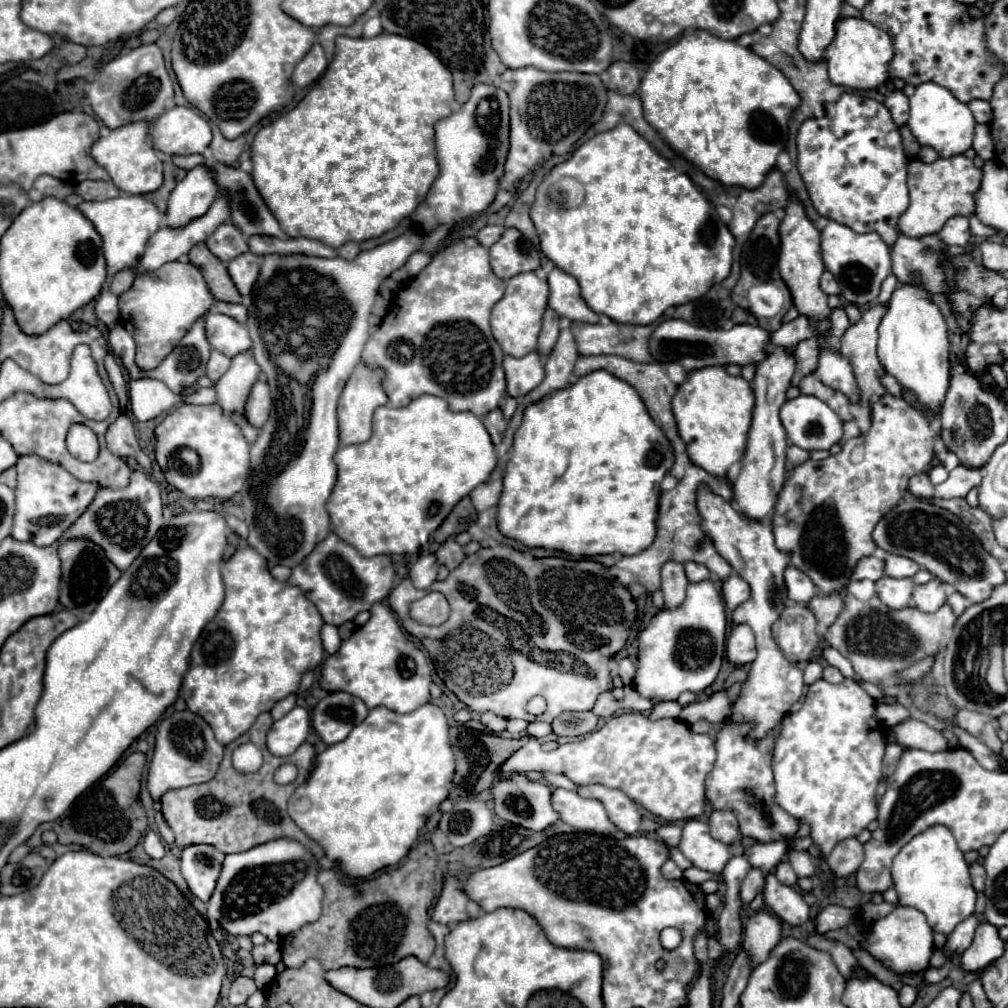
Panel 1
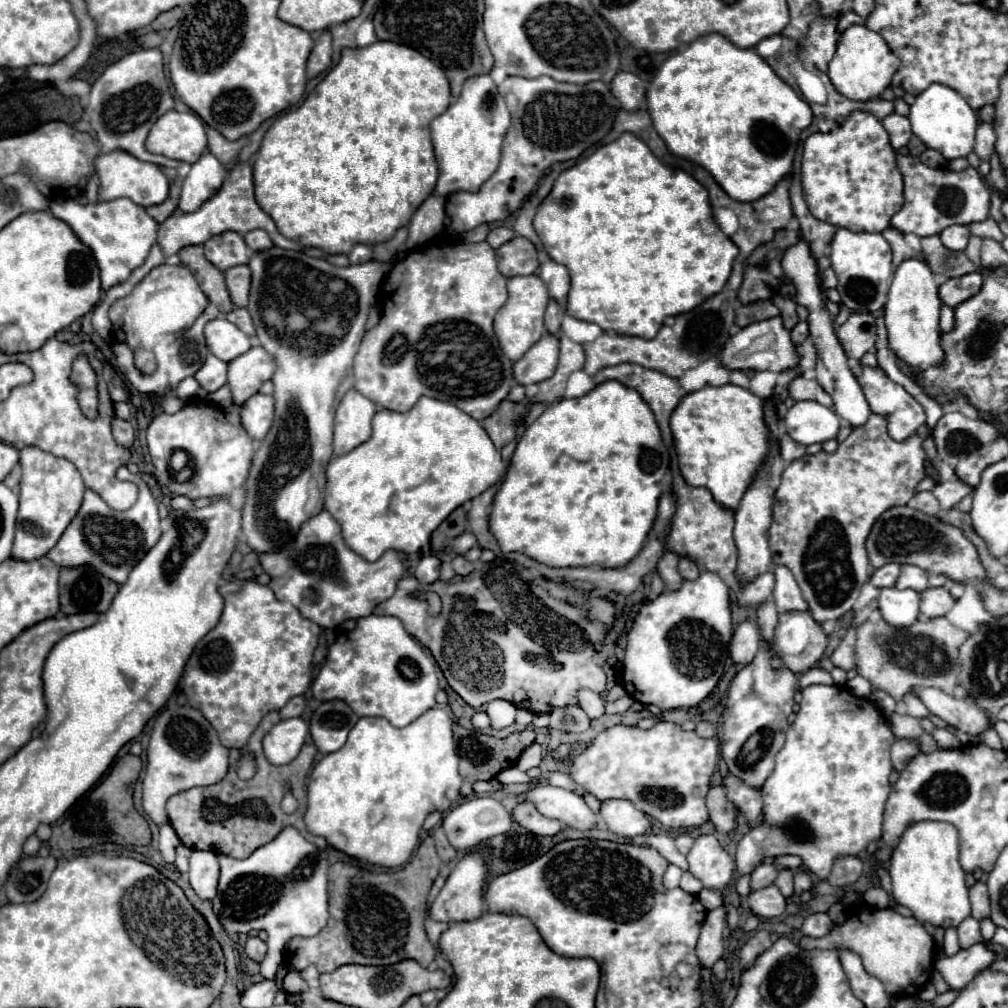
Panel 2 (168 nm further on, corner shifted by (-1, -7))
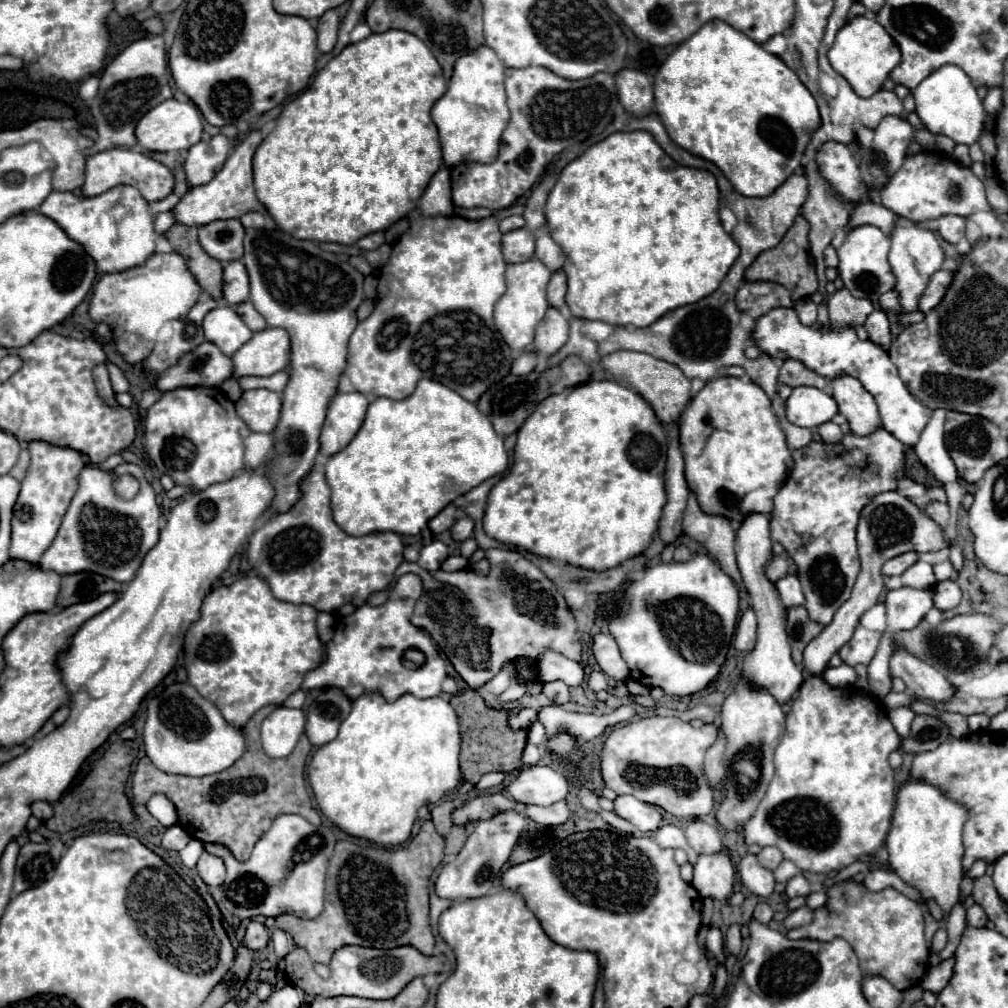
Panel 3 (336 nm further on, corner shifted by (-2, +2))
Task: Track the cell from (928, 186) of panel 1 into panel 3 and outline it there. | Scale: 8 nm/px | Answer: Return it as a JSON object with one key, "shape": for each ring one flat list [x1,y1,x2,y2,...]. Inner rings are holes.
{"shape":[[927,153,907,155,901,169,891,175,889,183,879,193,881,205,891,209,897,217,913,223,939,219,943,215,969,217,975,211,989,211,985,187,969,167,961,167,951,159,937,159]]}

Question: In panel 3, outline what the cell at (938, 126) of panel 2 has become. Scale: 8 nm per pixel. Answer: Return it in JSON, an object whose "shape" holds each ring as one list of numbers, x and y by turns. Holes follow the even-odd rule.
{"shape":[[943,65,941,69,933,71,927,79,923,79,917,89,913,91,915,97,915,113,919,115,921,123,935,135,947,135,955,143,971,145,979,139,983,129,983,103,977,97,971,79,955,65]]}

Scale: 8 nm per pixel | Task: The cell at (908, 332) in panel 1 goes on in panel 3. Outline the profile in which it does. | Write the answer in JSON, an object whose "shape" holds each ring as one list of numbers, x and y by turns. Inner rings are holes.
{"shape":[[897,219,895,231,891,233,891,251,889,251,889,263,895,275,895,291,899,291,899,303,905,313,917,311,917,303,927,289,927,283,935,271,941,269,945,261,945,255,939,247,939,241,933,231,921,229,917,223,909,219]]}

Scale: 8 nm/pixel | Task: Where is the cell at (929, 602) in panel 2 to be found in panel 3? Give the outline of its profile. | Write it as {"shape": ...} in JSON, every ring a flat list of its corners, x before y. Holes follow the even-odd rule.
{"shape":[[947,579,933,587,933,603,937,609,941,609,941,611,953,609,959,605,959,601,961,601,961,591,955,581]]}

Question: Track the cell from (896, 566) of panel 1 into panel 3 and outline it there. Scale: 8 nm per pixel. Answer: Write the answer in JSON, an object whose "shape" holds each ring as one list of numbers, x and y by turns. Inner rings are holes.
{"shape":[[917,561,913,563,903,575,901,575,903,585,907,587,915,587,915,589,931,589,935,587,937,579,933,575,933,567,927,561]]}

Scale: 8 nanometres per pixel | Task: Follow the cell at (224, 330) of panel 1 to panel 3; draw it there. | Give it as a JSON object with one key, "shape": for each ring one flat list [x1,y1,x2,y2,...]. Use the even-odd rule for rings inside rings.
{"shape":[[217,307,209,311,203,319,203,331,205,339,215,343,229,357,253,335,243,319,239,319,239,315,235,315,235,311,229,307]]}

